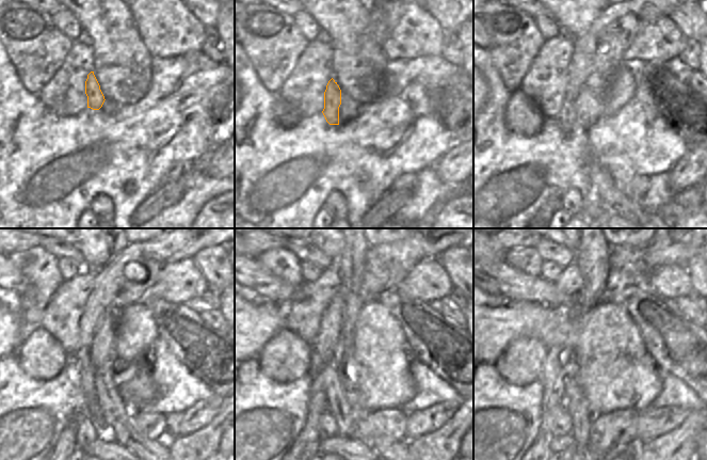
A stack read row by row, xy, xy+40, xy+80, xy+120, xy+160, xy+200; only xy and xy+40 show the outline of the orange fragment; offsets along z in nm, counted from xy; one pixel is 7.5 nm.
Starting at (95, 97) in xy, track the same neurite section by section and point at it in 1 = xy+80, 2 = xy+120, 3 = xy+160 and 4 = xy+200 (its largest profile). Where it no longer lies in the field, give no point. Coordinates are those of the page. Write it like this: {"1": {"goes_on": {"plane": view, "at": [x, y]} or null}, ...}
{"1": {"goes_on": {"plane": "xy+80", "at": [566, 116]}}, "2": {"goes_on": {"plane": "xy+120", "at": [98, 383]}}, "3": {"goes_on": {"plane": "xy+160", "at": [339, 391]}}, "4": {"goes_on": {"plane": "xy+200", "at": [576, 405]}}}

